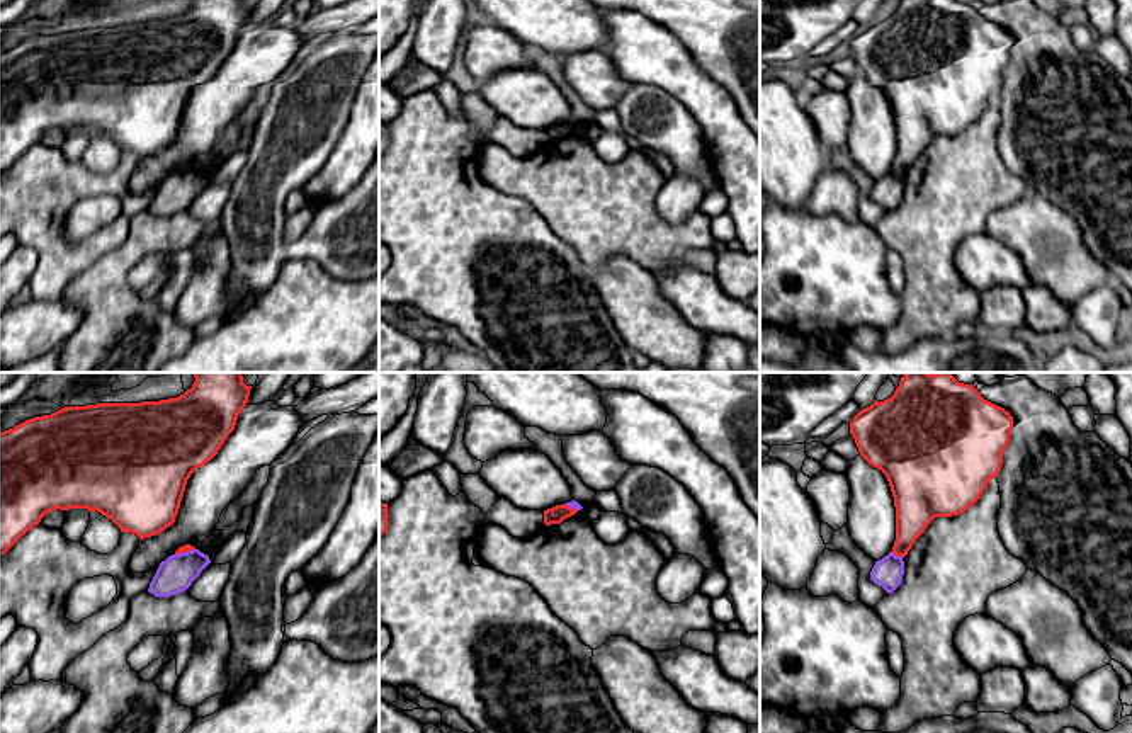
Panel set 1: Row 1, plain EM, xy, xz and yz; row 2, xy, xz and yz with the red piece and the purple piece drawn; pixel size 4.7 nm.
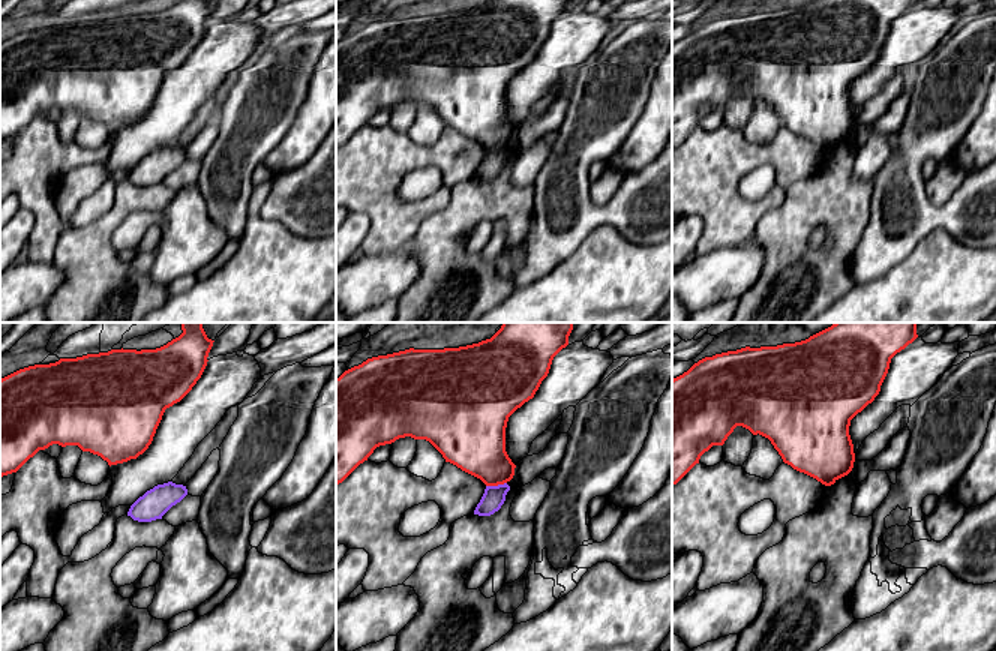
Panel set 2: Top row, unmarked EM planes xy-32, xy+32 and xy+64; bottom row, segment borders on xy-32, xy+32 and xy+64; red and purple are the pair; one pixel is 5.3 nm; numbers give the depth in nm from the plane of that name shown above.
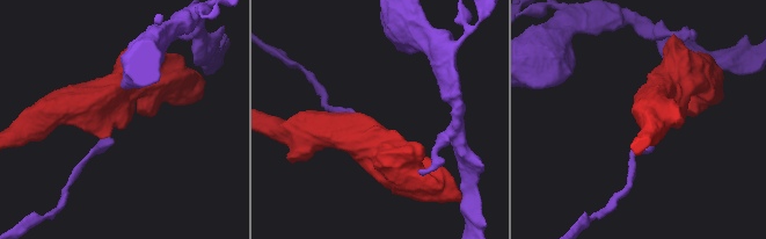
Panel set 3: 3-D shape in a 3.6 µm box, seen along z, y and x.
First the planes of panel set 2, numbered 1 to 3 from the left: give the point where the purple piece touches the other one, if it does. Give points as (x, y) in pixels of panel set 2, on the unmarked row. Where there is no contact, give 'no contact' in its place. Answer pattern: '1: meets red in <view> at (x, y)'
1: no contact
2: meets red in xy+32 at (495, 149)
3: no contact

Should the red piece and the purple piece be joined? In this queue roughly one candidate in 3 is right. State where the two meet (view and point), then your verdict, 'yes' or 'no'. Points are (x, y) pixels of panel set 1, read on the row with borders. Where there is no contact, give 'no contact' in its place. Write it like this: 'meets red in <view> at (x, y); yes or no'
meets red in yz at (896, 555); no

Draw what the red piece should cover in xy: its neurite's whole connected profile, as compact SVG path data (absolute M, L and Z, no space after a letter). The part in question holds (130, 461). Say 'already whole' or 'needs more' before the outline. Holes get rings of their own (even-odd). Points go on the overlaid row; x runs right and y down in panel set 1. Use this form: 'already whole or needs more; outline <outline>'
already whole; outline M192 372L195 381L190 389L177 398L141 403L97 403L85 406L65 406L51 415L29 418L14 429L0 432L0 556L5 554L41 519L59 509L87 509L110 519L121 532L136 534L139 539L151 537L173 526L190 474L211 461L228 435L235 430L240 412L246 406L252 386L243 383L241 372Z

